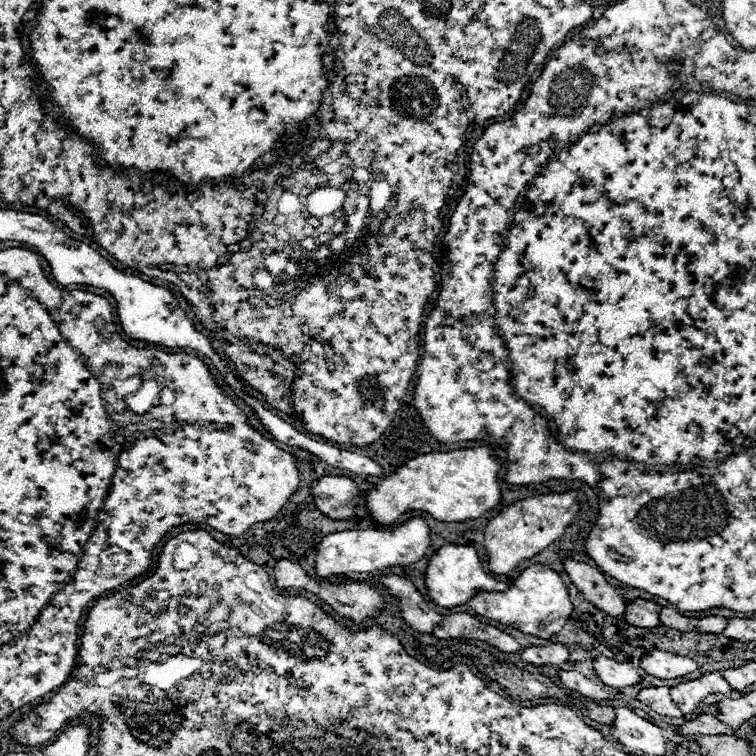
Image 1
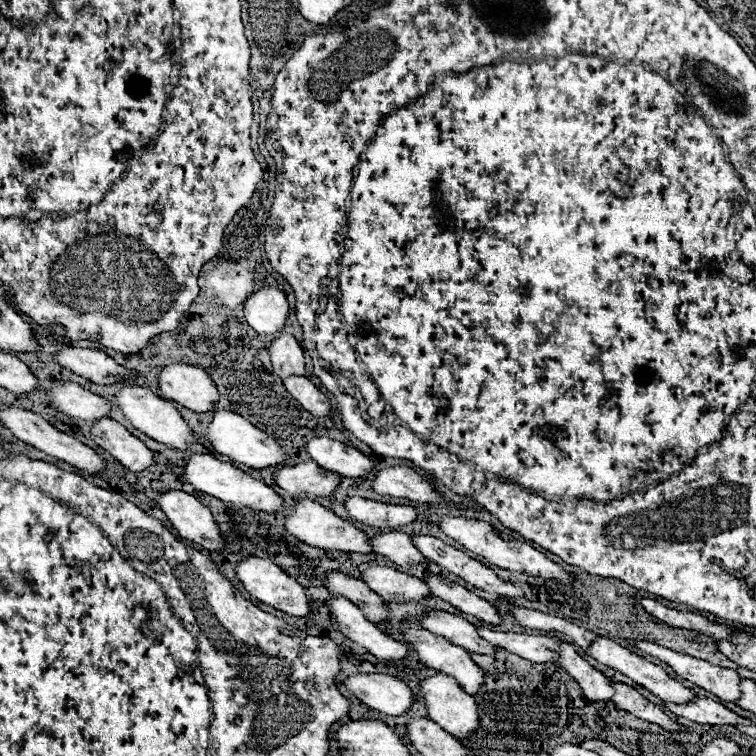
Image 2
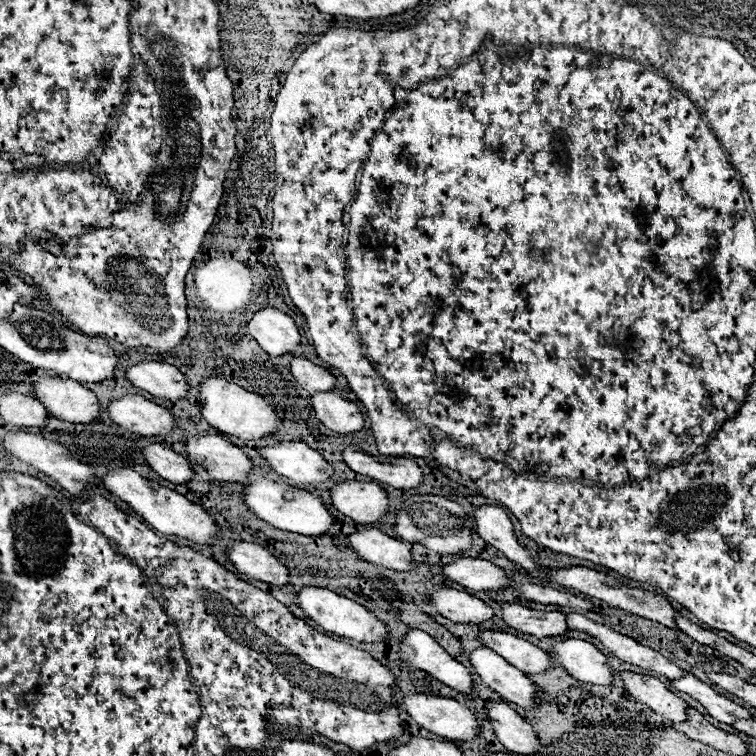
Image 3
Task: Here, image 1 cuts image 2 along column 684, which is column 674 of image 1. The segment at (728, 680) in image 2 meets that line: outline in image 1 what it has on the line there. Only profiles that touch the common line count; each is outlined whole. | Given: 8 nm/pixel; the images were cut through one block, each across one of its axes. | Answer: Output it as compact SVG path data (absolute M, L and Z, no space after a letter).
M654 650L652 654L646 654L640 660L640 664L646 674L650 674L654 678L662 678L662 680L680 678L680 676L686 676L686 674L692 674L698 670L698 662L694 662L692 658L662 652L662 650Z

